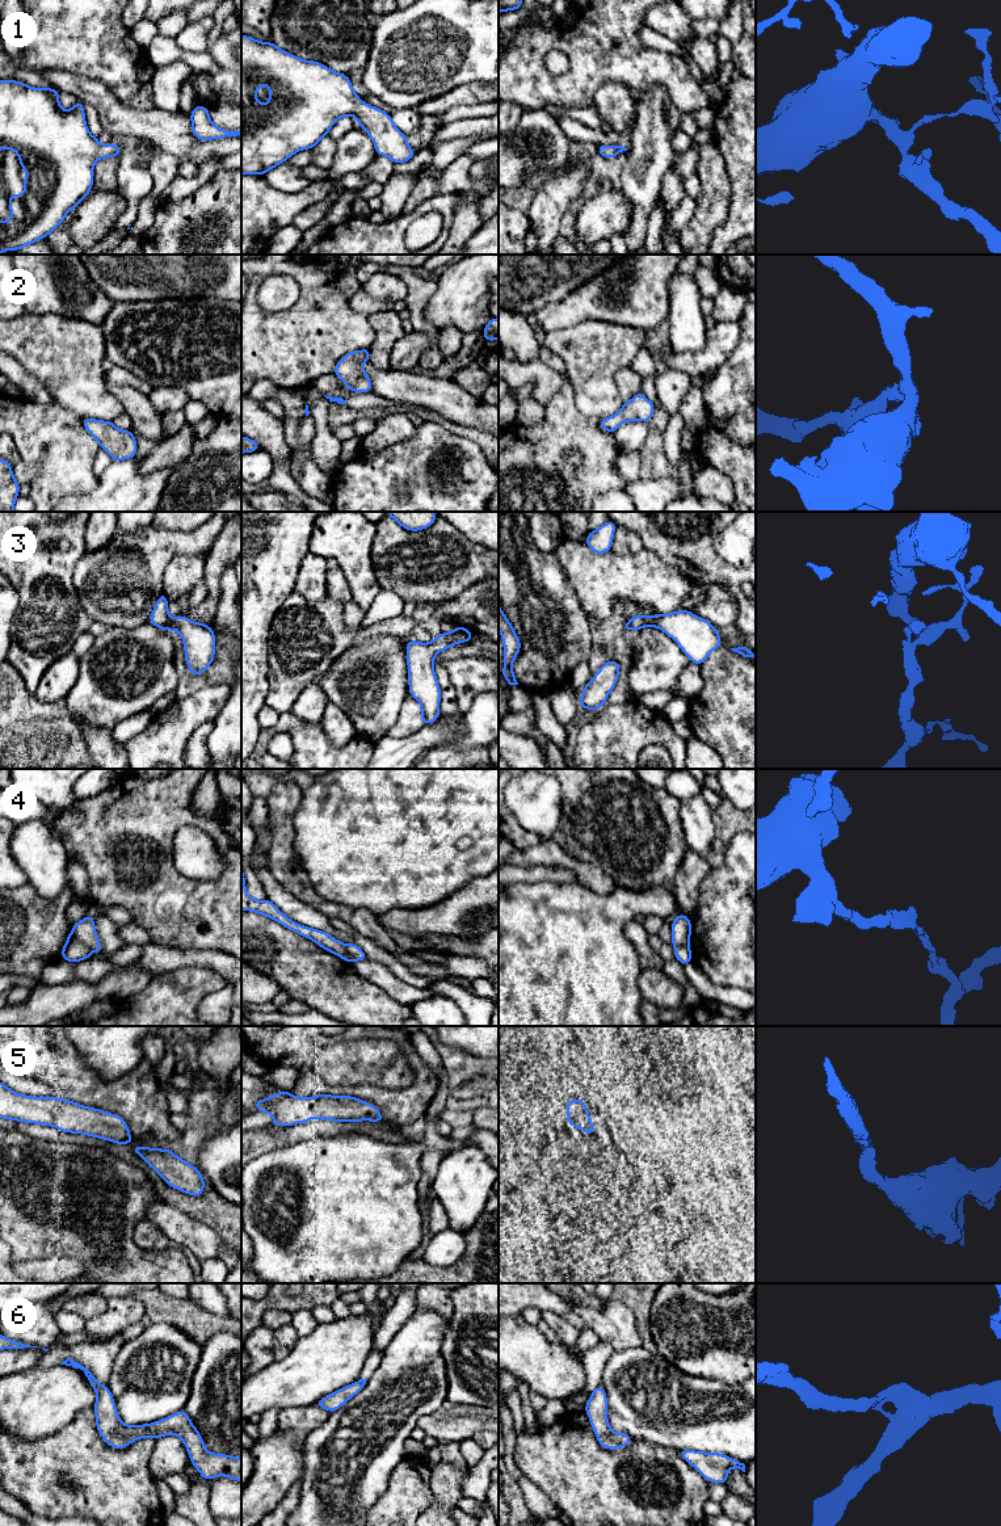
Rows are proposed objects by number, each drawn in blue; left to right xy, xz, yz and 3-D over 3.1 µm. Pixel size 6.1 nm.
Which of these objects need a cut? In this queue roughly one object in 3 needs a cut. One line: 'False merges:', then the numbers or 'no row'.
False merges: 4

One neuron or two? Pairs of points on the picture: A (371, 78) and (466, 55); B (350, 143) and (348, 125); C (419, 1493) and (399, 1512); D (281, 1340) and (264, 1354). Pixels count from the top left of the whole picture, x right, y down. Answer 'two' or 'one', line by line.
A: one
B: two
C: one
D: two

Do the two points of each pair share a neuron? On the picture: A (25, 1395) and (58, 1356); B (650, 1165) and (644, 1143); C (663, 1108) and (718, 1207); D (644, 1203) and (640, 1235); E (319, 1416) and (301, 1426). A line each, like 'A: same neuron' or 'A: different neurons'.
A: different neurons
B: different neurons
C: same neuron
D: different neurons
E: same neuron

